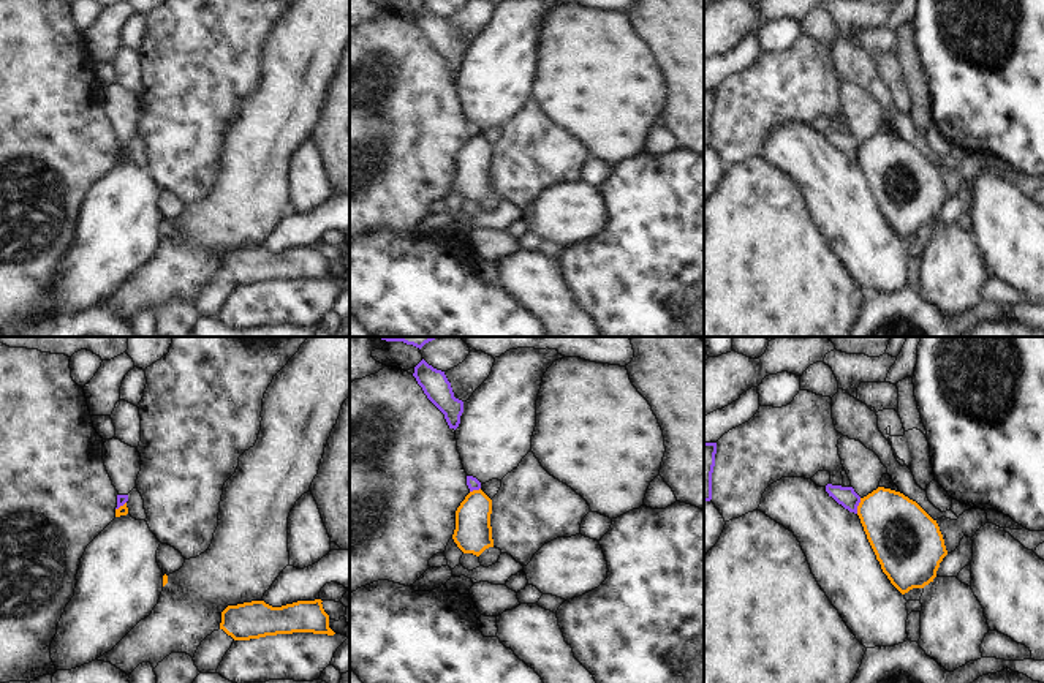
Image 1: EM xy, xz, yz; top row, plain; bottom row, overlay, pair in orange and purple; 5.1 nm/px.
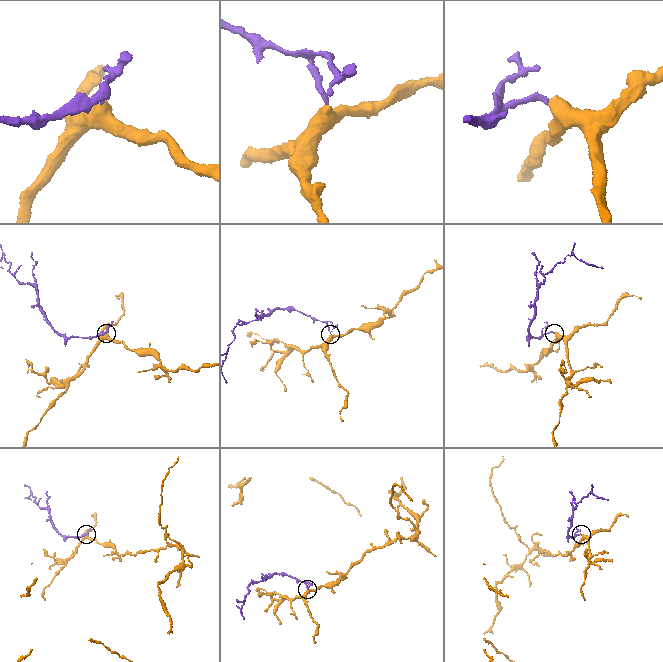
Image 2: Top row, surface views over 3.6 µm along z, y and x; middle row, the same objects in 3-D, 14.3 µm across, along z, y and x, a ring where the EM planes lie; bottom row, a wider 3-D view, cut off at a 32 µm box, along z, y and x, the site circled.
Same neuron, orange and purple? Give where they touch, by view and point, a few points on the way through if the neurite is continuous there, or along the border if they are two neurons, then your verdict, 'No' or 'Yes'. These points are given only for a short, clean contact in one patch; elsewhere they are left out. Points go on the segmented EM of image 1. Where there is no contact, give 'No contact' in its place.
Touches orange at yz (858, 506). Boundary: yz (861, 498), (856, 513). No

